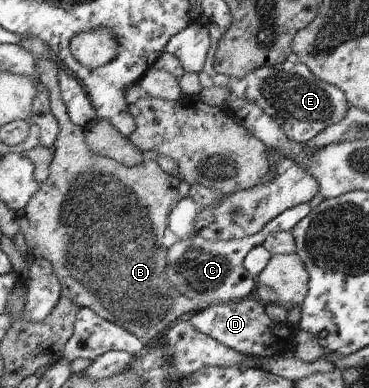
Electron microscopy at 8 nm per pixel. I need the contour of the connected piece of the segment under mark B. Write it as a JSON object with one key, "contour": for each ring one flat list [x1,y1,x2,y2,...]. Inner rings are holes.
{"contour":[[52,56,38,60,39,78,50,91,59,134,49,165,50,174,19,212,19,229,25,235,30,255,38,257,32,252,40,251,42,257,46,257,54,267,62,296,70,298,80,309,92,308,100,317,147,341,203,307,202,303,188,299,170,287,164,275,164,267,168,265,166,231,170,231,170,214,173,213,174,203,178,203,178,195,182,195,182,191,178,190,179,179,166,175,156,161,126,167,105,154,90,151,87,143,84,143,82,127,69,117,68,105,61,94,61,81,57,76,58,66,59,63]]}

